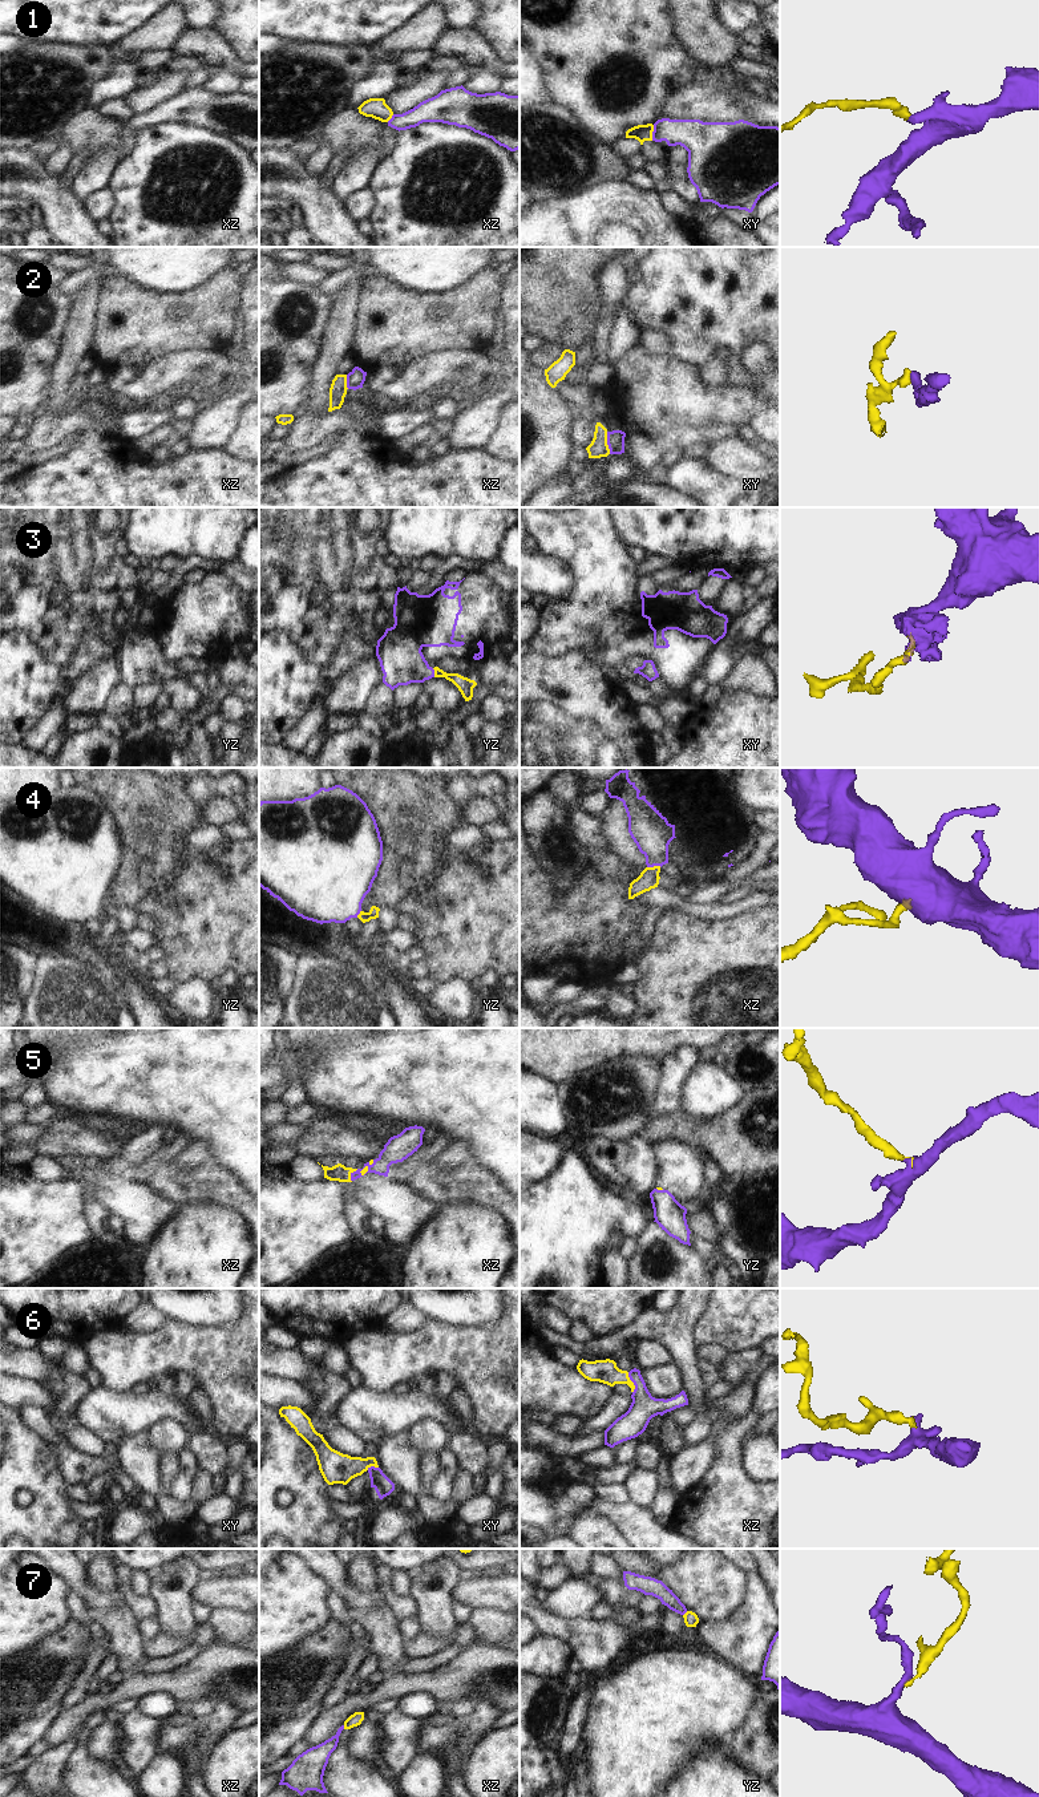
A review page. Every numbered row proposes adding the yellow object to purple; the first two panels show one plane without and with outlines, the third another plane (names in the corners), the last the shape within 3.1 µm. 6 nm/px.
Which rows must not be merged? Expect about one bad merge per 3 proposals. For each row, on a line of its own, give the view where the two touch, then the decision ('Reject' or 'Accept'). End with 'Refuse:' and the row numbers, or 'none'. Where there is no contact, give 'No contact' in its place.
1: Touches purple in xy. Reject
2: Touches purple in xy. Reject
3: Touches purple in yz. Accept
4: Touches purple in xz. Accept
5: Touches purple in xz. Accept
6: Touches purple in xz. Accept
7: Touches purple in yz. Reject
Refuse: 1, 2, 7.

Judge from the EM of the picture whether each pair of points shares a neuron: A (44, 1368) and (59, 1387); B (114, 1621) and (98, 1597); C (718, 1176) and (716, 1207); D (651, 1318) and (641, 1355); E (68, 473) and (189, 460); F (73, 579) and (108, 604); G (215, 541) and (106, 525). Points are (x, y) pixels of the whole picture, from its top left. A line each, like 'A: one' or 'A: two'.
A: two
B: two
C: one
D: two
E: one
F: one
G: two

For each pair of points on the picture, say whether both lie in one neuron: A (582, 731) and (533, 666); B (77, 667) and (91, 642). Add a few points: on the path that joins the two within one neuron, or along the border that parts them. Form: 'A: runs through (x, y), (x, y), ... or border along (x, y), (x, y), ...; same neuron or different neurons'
A: runs through (566, 715), (533, 682); same neuron
B: runs through (81, 660), (91, 648); same neuron

